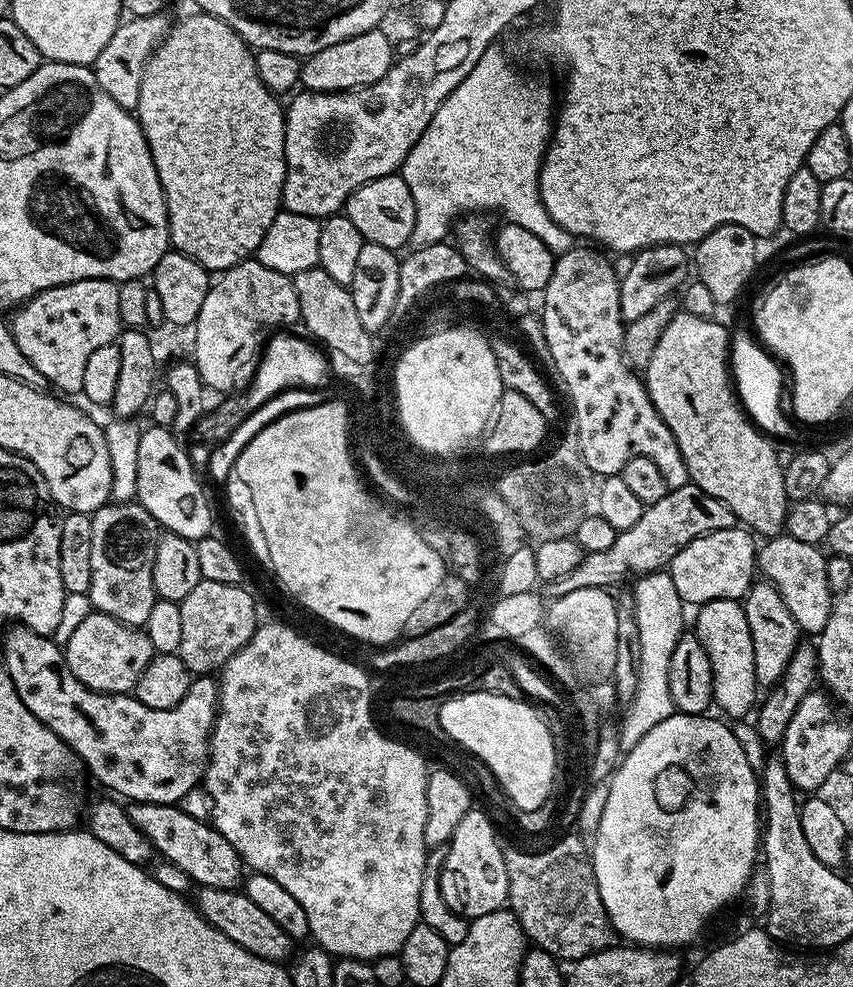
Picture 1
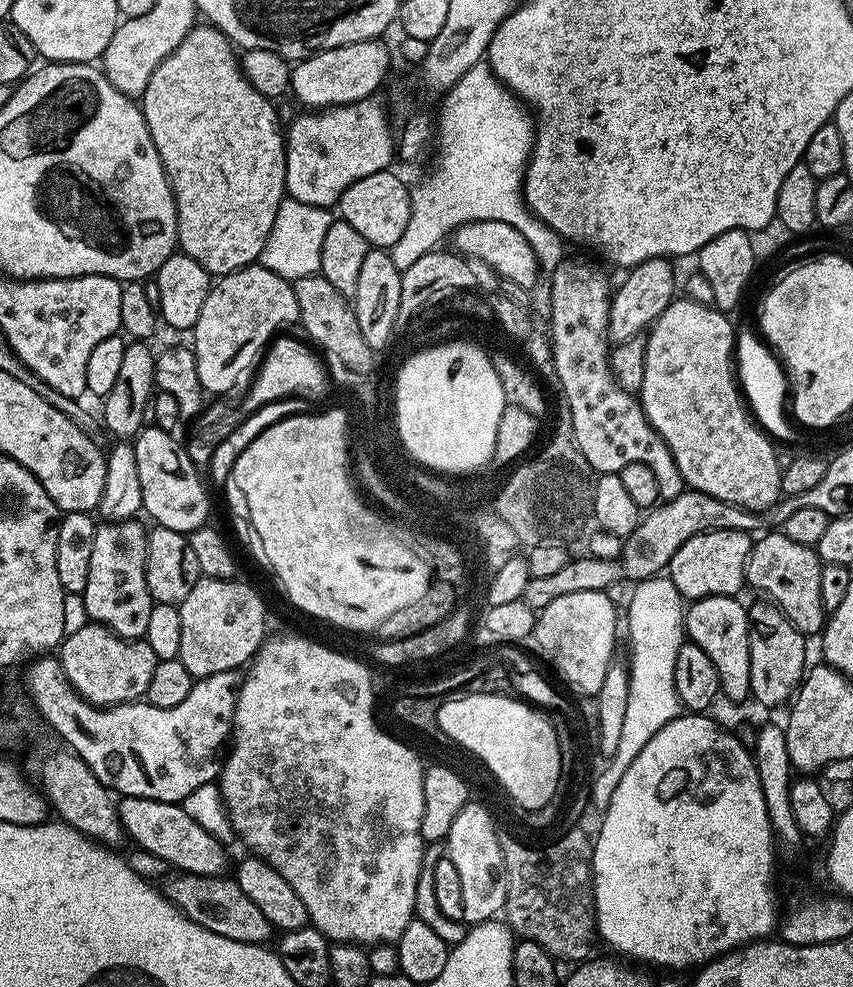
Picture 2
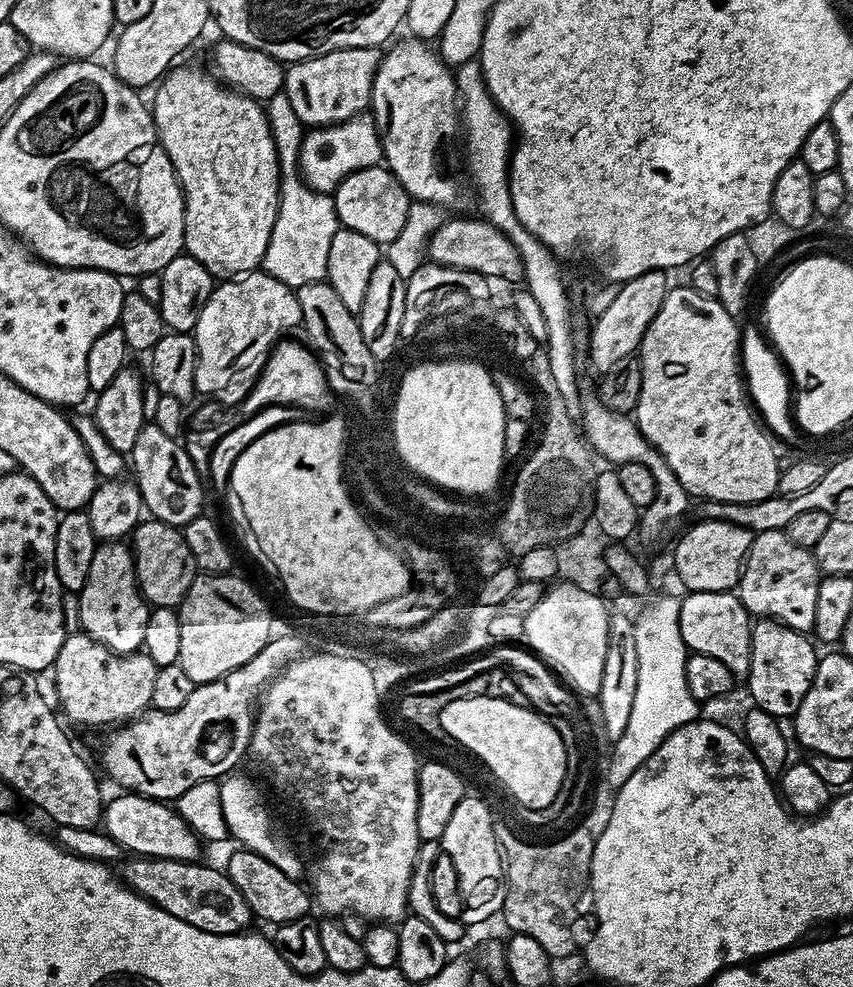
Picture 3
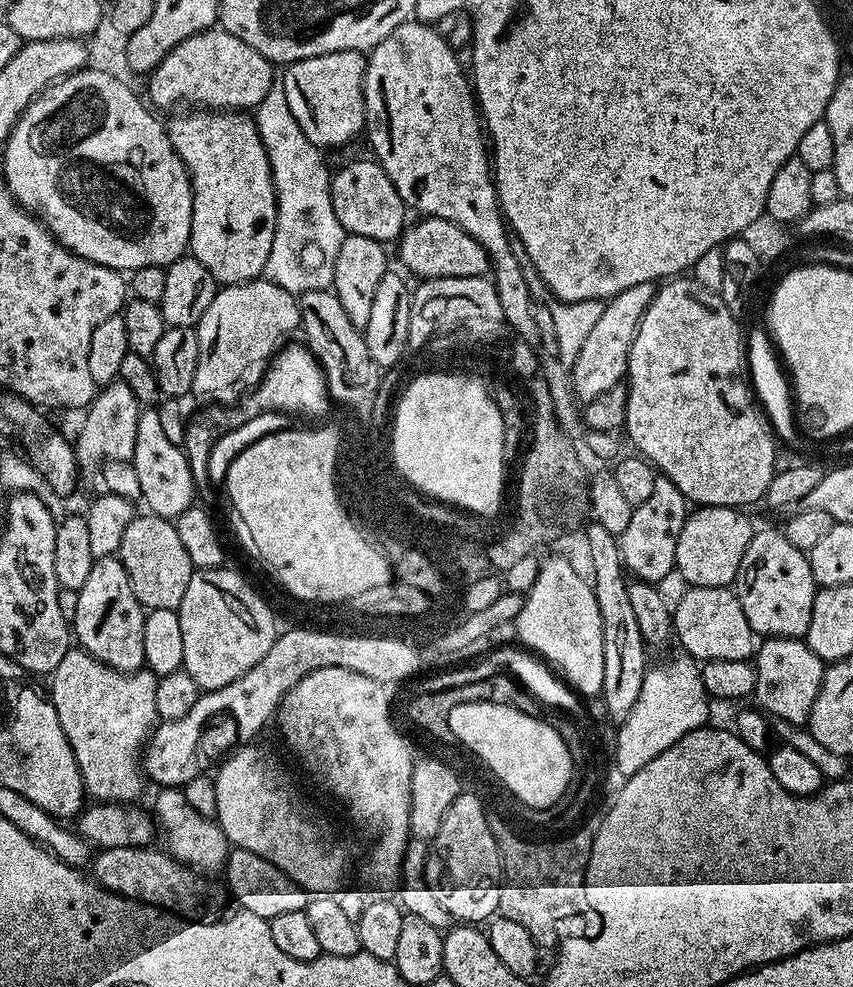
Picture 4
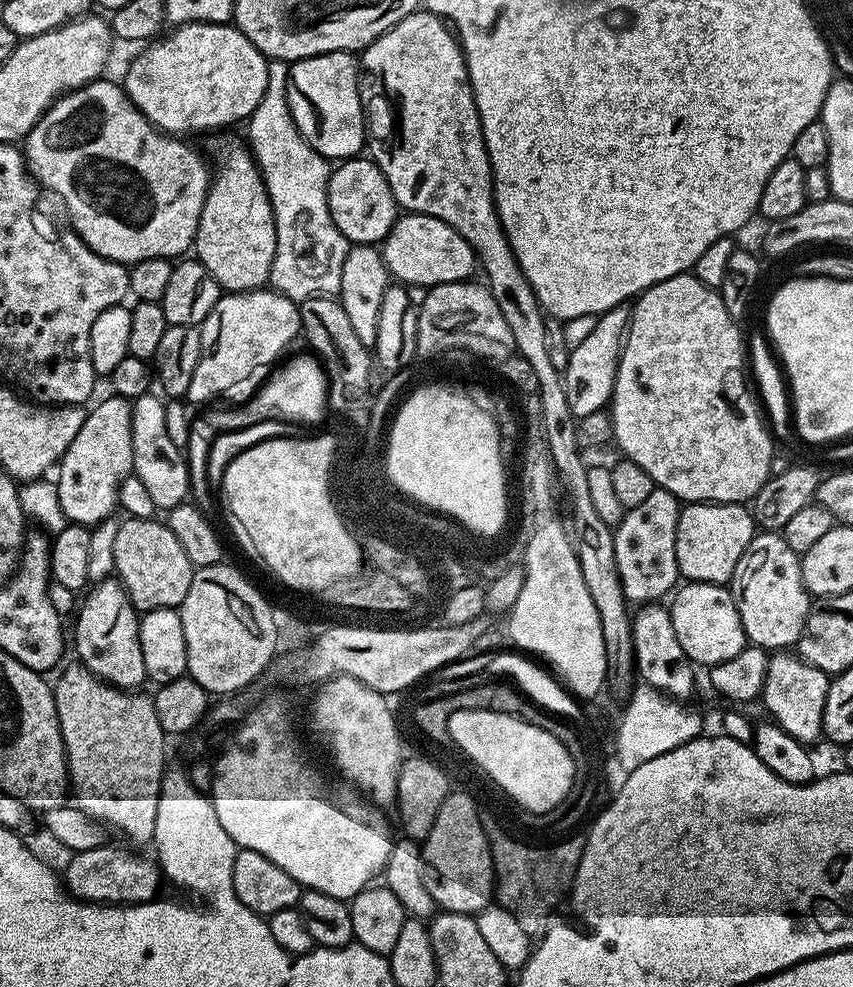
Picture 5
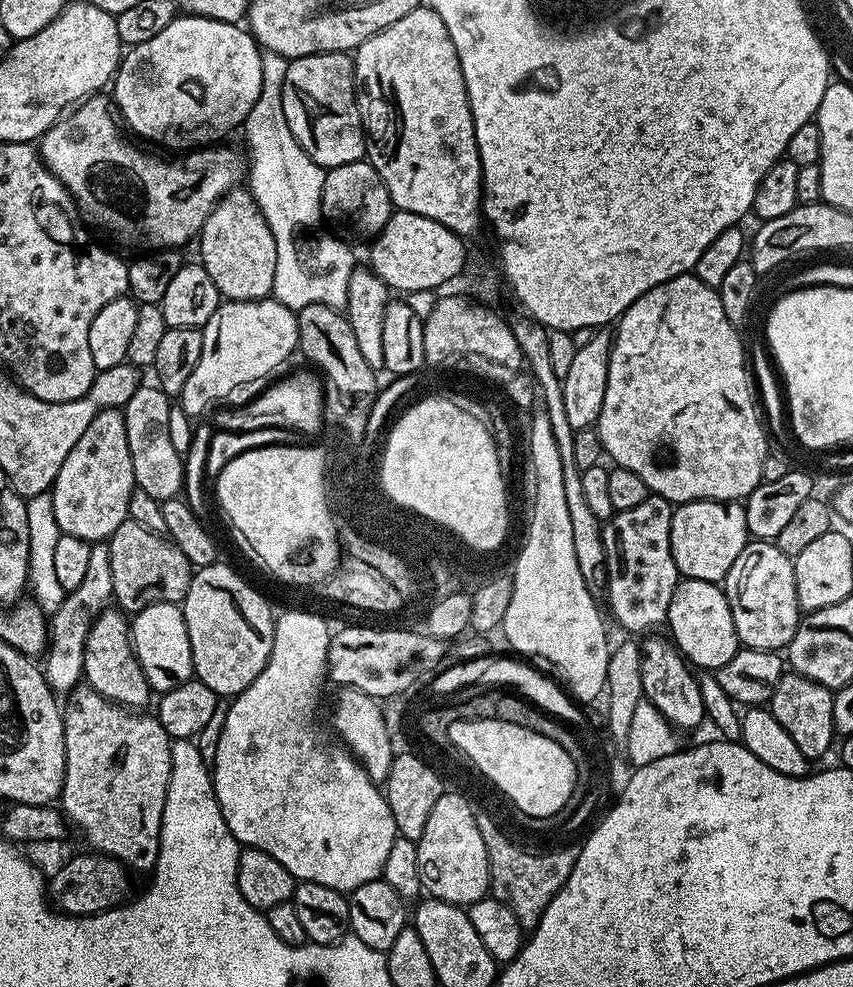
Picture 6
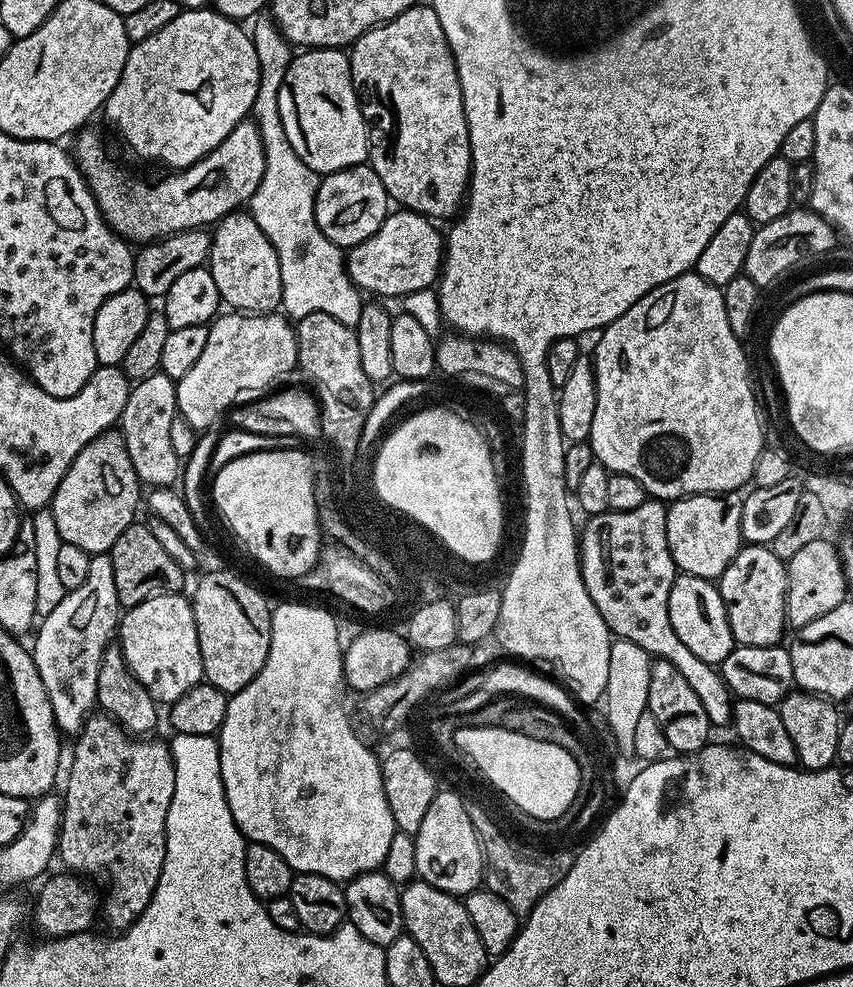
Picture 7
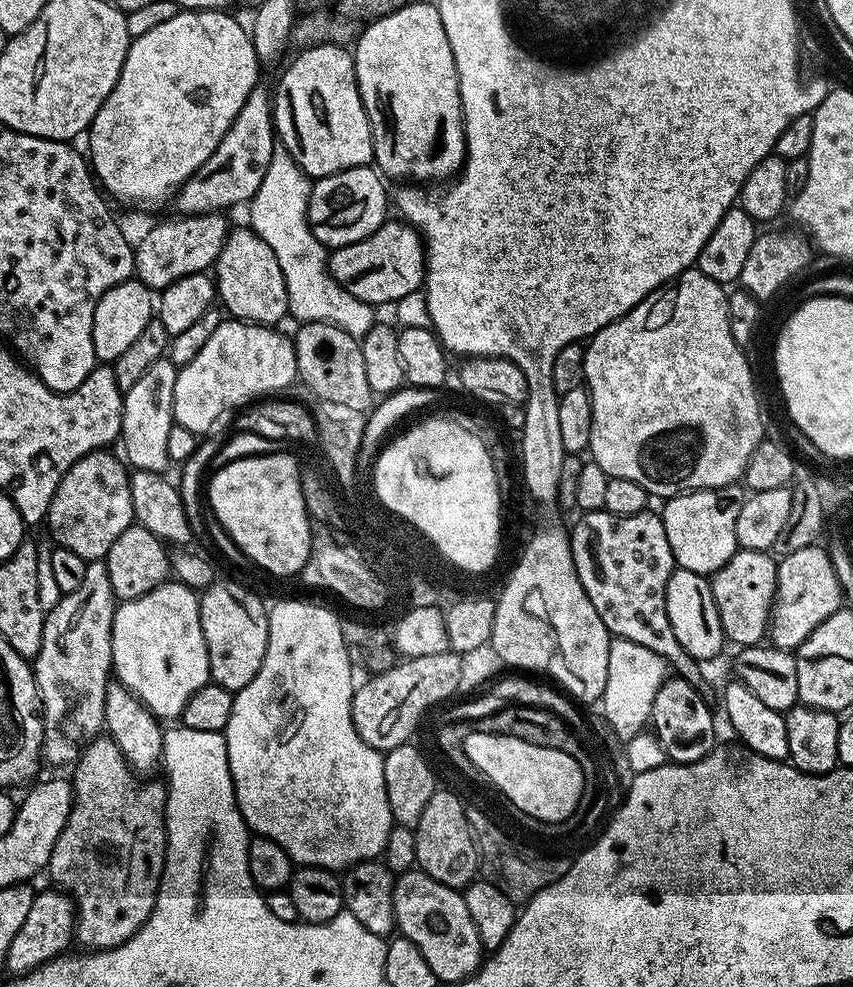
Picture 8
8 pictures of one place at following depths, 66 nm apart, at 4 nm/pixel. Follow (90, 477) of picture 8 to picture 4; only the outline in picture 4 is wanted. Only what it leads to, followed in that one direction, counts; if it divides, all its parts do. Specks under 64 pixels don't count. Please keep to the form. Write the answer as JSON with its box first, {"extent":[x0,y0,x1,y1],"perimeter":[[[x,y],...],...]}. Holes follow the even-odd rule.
{"extent":[74,379,142,465],"perimeter":[[[115,379],[97,391],[96,397],[88,405],[84,416],[84,429],[74,436],[76,459],[81,465],[103,465],[105,461],[131,461],[134,454],[134,438],[138,438],[138,418],[142,411],[140,399],[122,379]]]}

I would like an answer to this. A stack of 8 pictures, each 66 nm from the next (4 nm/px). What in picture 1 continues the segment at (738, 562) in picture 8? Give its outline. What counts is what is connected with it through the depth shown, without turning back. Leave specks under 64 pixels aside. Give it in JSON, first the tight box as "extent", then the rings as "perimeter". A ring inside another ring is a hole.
{"extent":[758,534,834,634],"perimeter":[[[781,534],[765,539],[758,548],[758,572],[763,579],[771,582],[782,594],[782,602],[786,602],[786,610],[794,614],[794,622],[801,633],[819,634],[830,622],[830,614],[834,603],[834,593],[826,578],[826,562],[828,556],[814,544],[798,542],[798,538]]]}

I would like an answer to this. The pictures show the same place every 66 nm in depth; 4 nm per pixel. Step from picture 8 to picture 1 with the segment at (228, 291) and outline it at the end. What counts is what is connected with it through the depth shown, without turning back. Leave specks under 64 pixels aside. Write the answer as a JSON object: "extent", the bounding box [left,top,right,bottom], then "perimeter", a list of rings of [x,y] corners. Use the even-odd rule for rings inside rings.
{"extent":[134,12,286,274],"perimeter":[[[209,12],[193,13],[169,27],[167,36],[146,62],[134,115],[140,121],[162,182],[171,247],[197,260],[209,273],[219,274],[249,259],[266,230],[270,230],[270,222],[282,211],[286,112],[276,101],[277,93],[262,82],[253,49],[244,39]]]}

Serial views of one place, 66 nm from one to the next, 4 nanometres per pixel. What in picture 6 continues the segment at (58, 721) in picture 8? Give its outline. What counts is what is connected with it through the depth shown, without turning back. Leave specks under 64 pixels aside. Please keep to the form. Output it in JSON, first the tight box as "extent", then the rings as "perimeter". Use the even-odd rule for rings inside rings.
{"extent":[42,542,112,694],"perimeter":[[[96,542],[90,550],[90,563],[82,577],[82,586],[67,593],[57,612],[50,616],[50,639],[42,660],[42,671],[53,692],[68,694],[81,683],[84,674],[84,643],[90,634],[92,624],[100,617],[100,613],[109,607],[111,600],[112,579],[108,545]]]}

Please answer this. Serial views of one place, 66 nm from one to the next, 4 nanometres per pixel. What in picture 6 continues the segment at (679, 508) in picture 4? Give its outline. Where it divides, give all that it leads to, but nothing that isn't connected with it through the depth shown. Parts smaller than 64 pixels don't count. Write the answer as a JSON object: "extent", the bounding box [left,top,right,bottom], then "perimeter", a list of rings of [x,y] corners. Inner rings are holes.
{"extent":[603,494,681,634],"perimeter":[[[650,494],[646,502],[634,510],[622,510],[603,525],[608,575],[606,597],[612,616],[628,632],[652,634],[665,623],[670,610],[670,598],[681,579],[670,550],[670,518],[672,501]]]}

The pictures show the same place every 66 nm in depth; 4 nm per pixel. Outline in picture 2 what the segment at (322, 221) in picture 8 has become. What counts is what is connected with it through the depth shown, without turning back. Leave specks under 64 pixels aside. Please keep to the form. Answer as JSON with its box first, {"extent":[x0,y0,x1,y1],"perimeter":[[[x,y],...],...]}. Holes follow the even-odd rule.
{"extent":[338,170,411,250],"perimeter":[[[385,170],[370,174],[370,178],[358,178],[358,182],[350,185],[340,196],[338,216],[350,222],[371,247],[392,250],[399,240],[401,243],[407,237],[411,197],[409,185],[404,185],[392,170]]]}

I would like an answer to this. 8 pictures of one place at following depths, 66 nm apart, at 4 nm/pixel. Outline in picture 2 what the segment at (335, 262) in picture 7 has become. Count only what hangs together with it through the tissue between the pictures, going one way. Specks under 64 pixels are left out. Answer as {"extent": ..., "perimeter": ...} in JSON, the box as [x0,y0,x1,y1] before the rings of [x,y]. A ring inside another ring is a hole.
{"extent":[259,198,333,282],"perimeter":[[[285,198],[278,206],[278,214],[274,218],[274,226],[270,226],[259,263],[289,282],[317,275],[322,262],[322,242],[326,239],[326,230],[330,230],[333,219],[329,209]]]}

